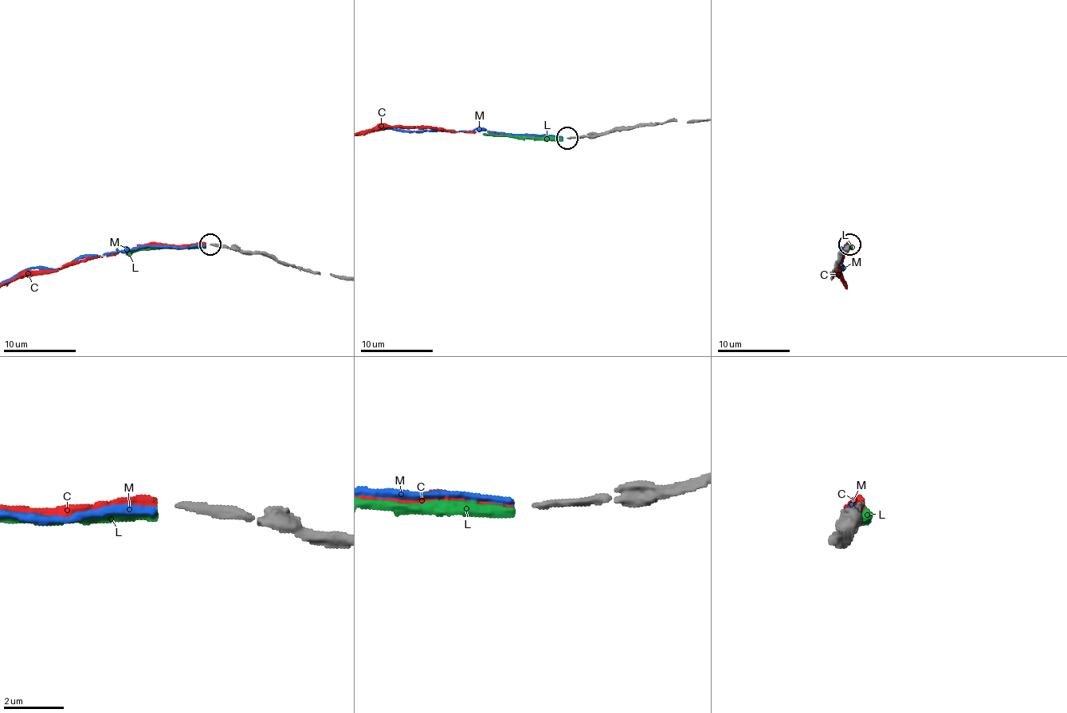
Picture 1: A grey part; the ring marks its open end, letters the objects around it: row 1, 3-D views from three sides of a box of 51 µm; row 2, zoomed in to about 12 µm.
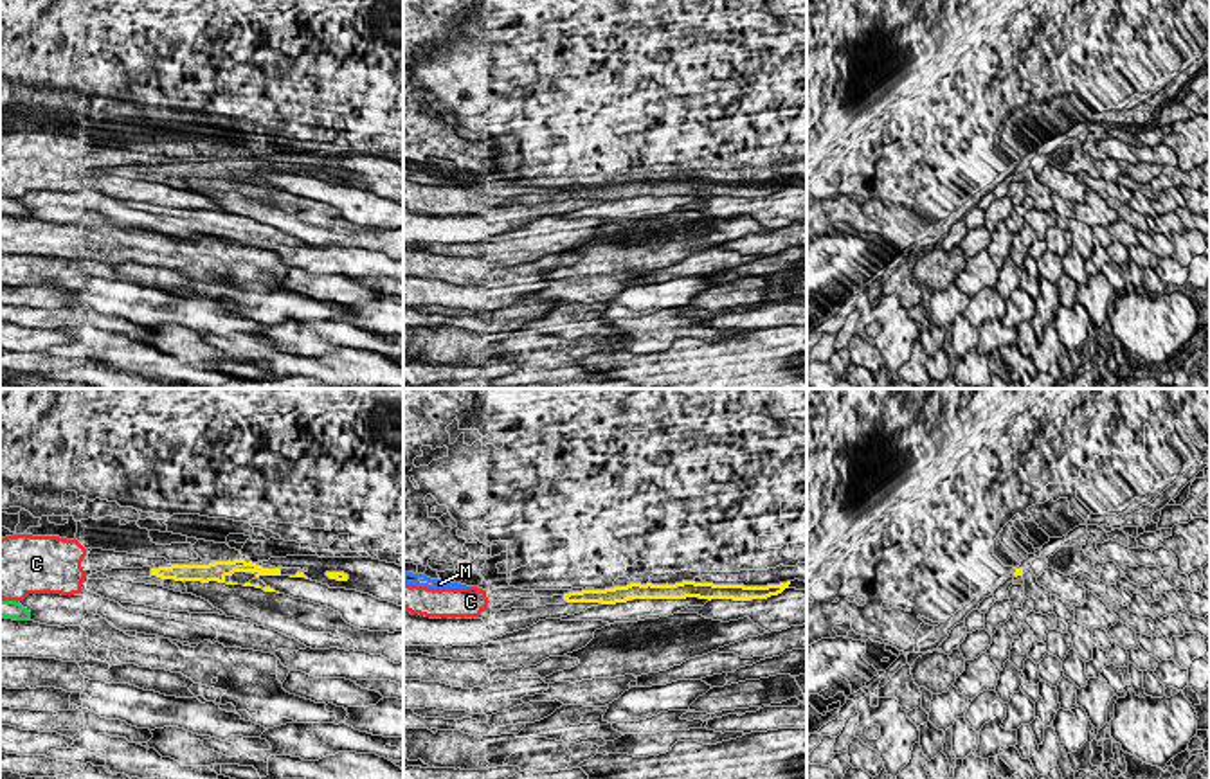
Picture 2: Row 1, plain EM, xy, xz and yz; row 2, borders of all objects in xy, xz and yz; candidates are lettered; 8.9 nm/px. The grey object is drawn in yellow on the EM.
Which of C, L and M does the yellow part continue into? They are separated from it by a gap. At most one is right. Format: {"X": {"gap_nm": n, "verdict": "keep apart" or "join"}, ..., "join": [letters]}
{"C": {"gap_nm": 600, "verdict": "join"}, "L": {"gap_nm": 1150, "verdict": "keep apart"}, "M": {"gap_nm": 850, "verdict": "keep apart"}, "join": ["C"]}

